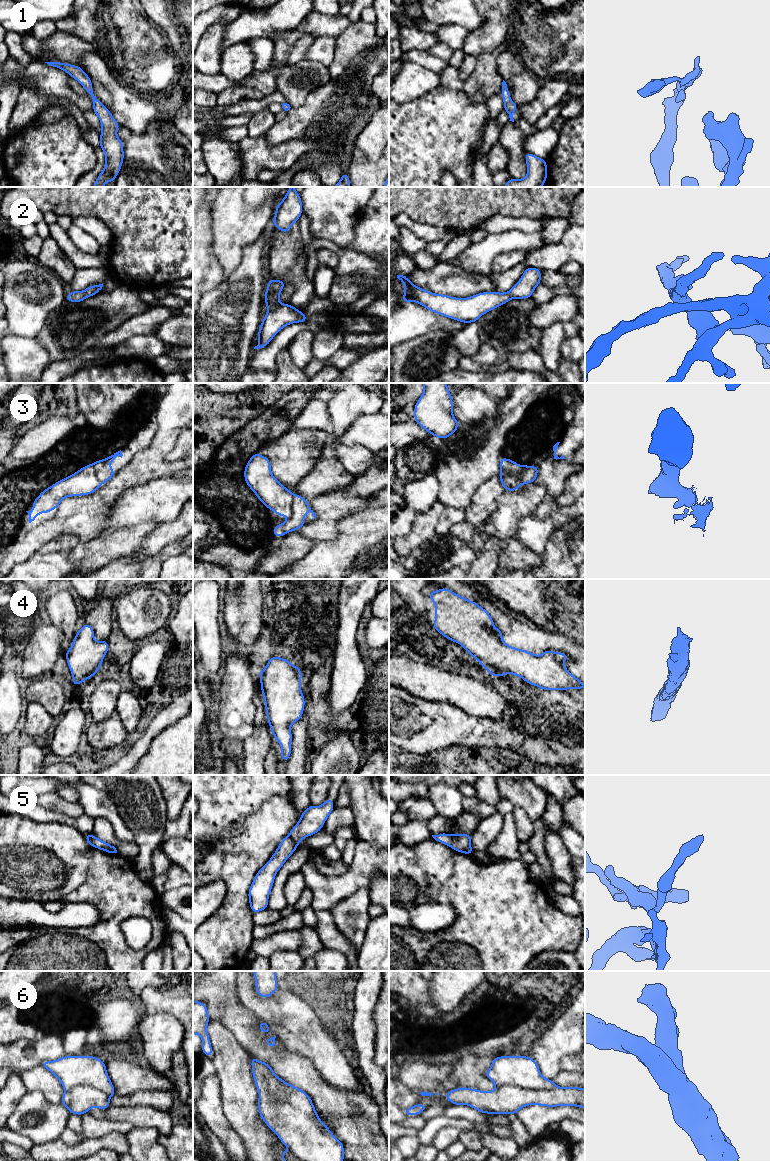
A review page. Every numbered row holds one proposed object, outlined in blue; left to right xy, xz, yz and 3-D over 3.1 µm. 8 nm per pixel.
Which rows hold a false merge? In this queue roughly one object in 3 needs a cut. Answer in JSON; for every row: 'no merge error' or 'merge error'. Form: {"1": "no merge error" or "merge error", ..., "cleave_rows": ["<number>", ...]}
{"1": "no merge error", "2": "no merge error", "3": "merge error", "4": "no merge error", "5": "no merge error", "6": "merge error", "cleave_rows": ["3", "6"]}

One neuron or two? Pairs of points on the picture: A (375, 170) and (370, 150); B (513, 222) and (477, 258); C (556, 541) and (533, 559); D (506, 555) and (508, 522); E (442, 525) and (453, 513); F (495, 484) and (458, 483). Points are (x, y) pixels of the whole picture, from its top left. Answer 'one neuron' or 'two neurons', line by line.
A: two neurons
B: two neurons
C: two neurons
D: two neurons
E: one neuron
F: two neurons

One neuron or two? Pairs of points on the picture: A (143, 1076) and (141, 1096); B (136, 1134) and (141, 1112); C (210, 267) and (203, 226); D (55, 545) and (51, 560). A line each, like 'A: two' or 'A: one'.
A: two
B: two
C: one
D: two

